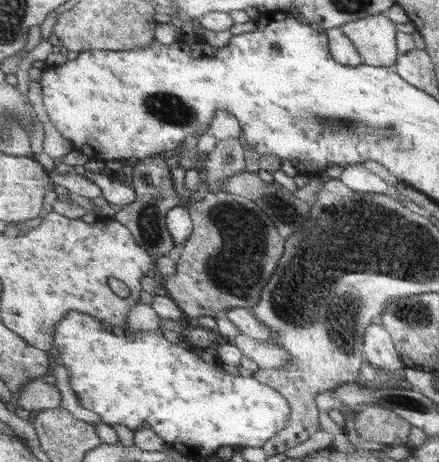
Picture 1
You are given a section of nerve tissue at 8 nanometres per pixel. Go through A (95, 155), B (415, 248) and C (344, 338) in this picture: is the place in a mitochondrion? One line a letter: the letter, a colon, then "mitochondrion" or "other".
A: other
B: mitochondrion
C: mitochondrion

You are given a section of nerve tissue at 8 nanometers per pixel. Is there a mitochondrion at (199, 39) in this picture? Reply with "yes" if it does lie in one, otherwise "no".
no

